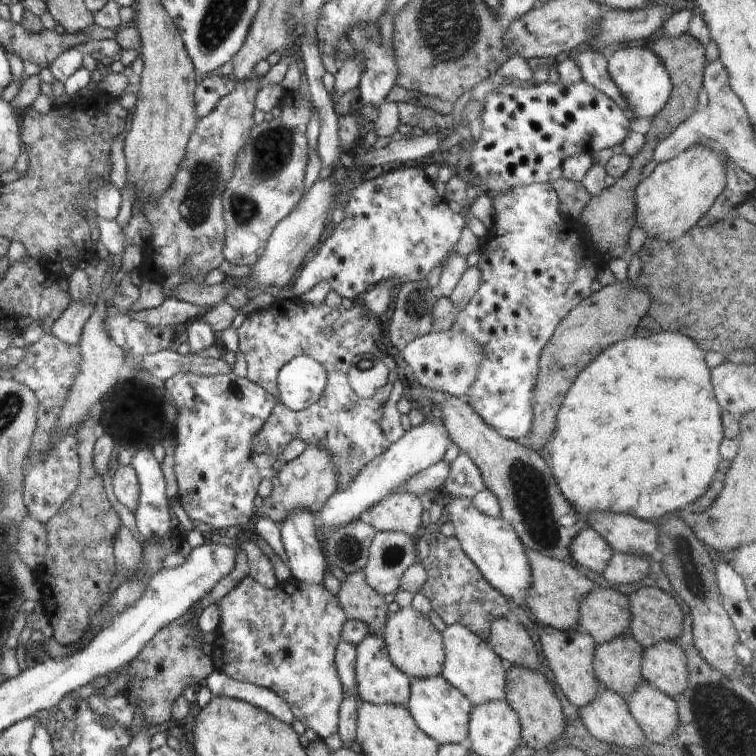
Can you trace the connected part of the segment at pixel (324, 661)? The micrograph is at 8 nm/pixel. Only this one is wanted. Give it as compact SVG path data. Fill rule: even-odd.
M248 575L219 601L222 614L211 654L214 669L275 692L290 705L295 720L314 730L320 739L338 734L338 708L345 692L334 657L347 618L337 596L325 586L302 584L294 576L269 589Z

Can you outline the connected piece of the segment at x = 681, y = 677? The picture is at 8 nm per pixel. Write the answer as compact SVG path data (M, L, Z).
M664 640L643 649L642 678L677 699L689 684L688 660L679 642Z

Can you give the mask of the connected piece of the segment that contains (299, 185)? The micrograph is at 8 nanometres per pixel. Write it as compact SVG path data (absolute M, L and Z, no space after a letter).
M298 87L284 88L283 92L280 117L270 117L252 127L244 148L238 151L234 176L226 183L222 194L225 222L223 255L232 264L254 266L260 260L276 224L292 212L304 194L308 162L306 125L314 114L314 107Z

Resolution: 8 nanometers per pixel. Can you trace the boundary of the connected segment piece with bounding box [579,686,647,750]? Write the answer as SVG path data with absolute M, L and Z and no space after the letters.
M600 688L598 696L579 710L588 732L602 742L636 750L647 741L625 698L610 688Z

